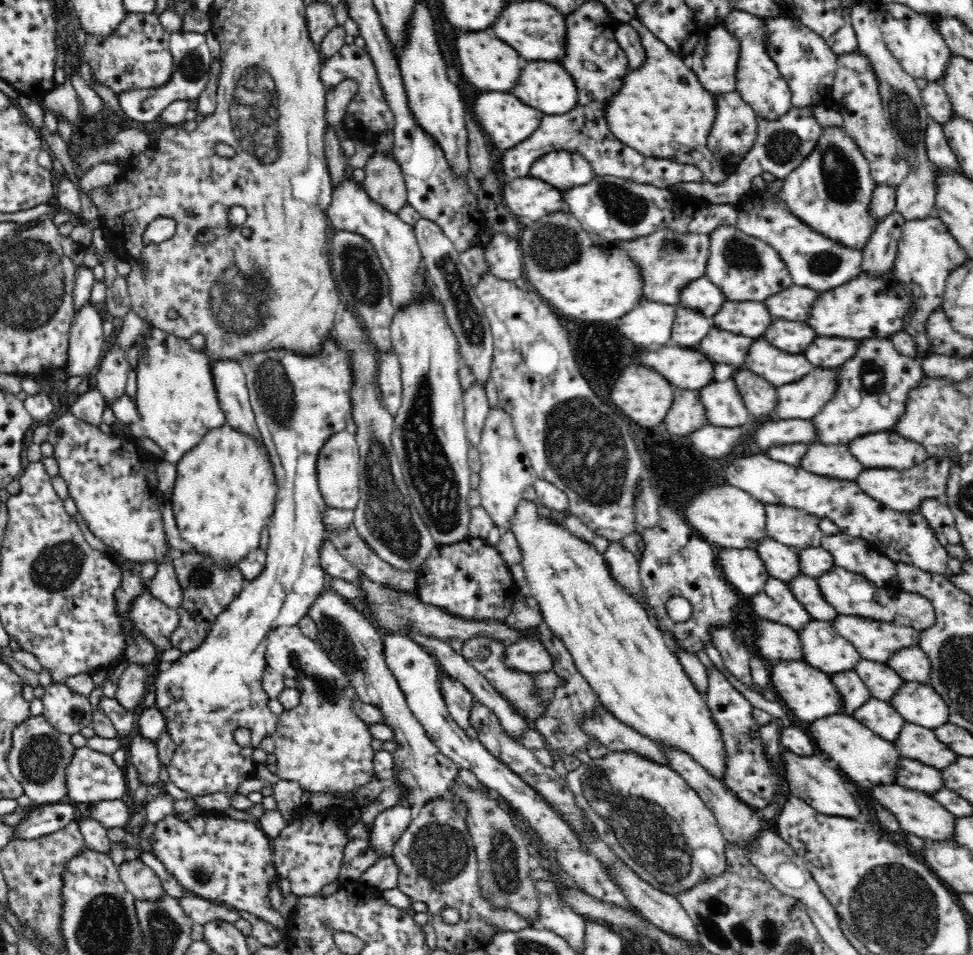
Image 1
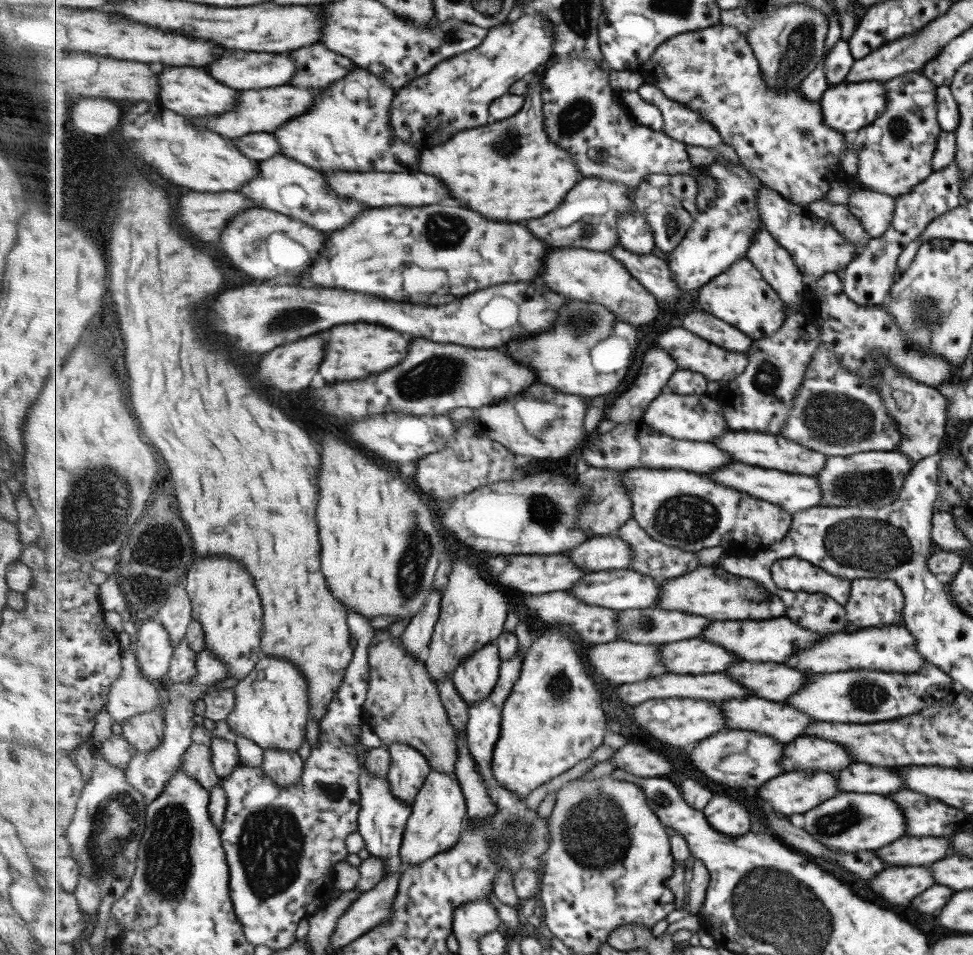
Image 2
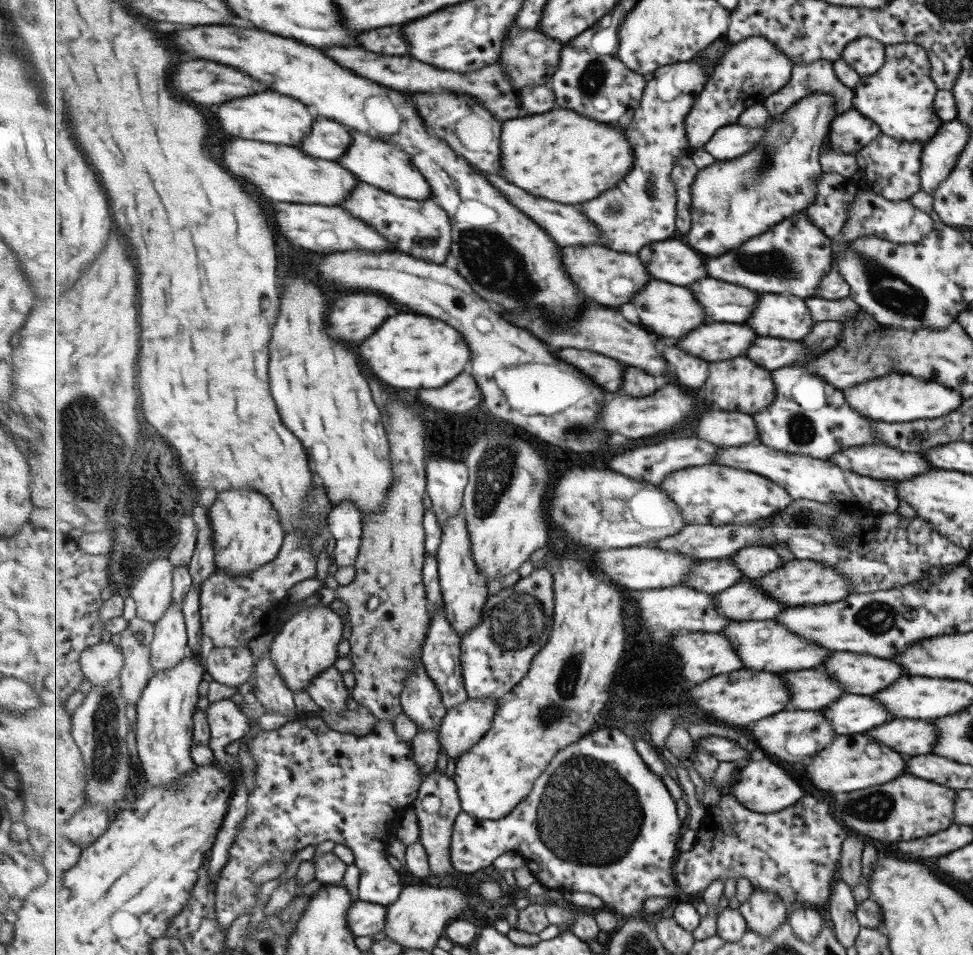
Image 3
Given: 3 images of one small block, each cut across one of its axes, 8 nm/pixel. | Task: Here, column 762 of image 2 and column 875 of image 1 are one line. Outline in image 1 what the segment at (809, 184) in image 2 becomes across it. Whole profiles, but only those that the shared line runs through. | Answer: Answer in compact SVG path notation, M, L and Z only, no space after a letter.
M862 51L836 55L837 69L832 84L832 107L842 114L844 129L864 153L876 184L898 186L908 172L908 165L901 156L895 136L884 116L880 85L872 61Z

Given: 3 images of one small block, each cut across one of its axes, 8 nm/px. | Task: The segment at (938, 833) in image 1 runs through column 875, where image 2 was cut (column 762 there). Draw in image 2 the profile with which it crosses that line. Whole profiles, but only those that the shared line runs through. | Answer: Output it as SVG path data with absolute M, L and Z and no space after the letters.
M791 771L759 788L765 802L777 812L807 813L839 794L837 775L829 771Z

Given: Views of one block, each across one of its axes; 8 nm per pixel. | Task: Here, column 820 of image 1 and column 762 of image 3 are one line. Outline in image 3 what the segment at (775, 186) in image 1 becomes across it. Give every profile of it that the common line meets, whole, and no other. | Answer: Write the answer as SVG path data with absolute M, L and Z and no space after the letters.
M804 211L780 222L772 230L767 231L765 235L757 236L755 239L745 242L743 247L719 257L708 258L706 264L709 275L716 280L739 284L759 293L791 293L805 300L813 297L814 290L817 288L821 277L827 275L827 272L833 268L829 254L829 237L825 236L822 230L813 226Z

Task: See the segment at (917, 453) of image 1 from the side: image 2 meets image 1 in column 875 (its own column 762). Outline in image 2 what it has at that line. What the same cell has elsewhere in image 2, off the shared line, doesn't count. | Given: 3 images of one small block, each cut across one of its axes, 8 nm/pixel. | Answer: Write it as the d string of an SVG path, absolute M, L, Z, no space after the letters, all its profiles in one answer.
M731 432L725 438L717 438L715 444L723 450L727 450L735 460L751 464L751 466L761 466L761 468L780 470L795 475L815 476L817 472L824 468L825 460L828 456L807 448L797 441L789 440L787 437L773 434L759 434L759 432Z

